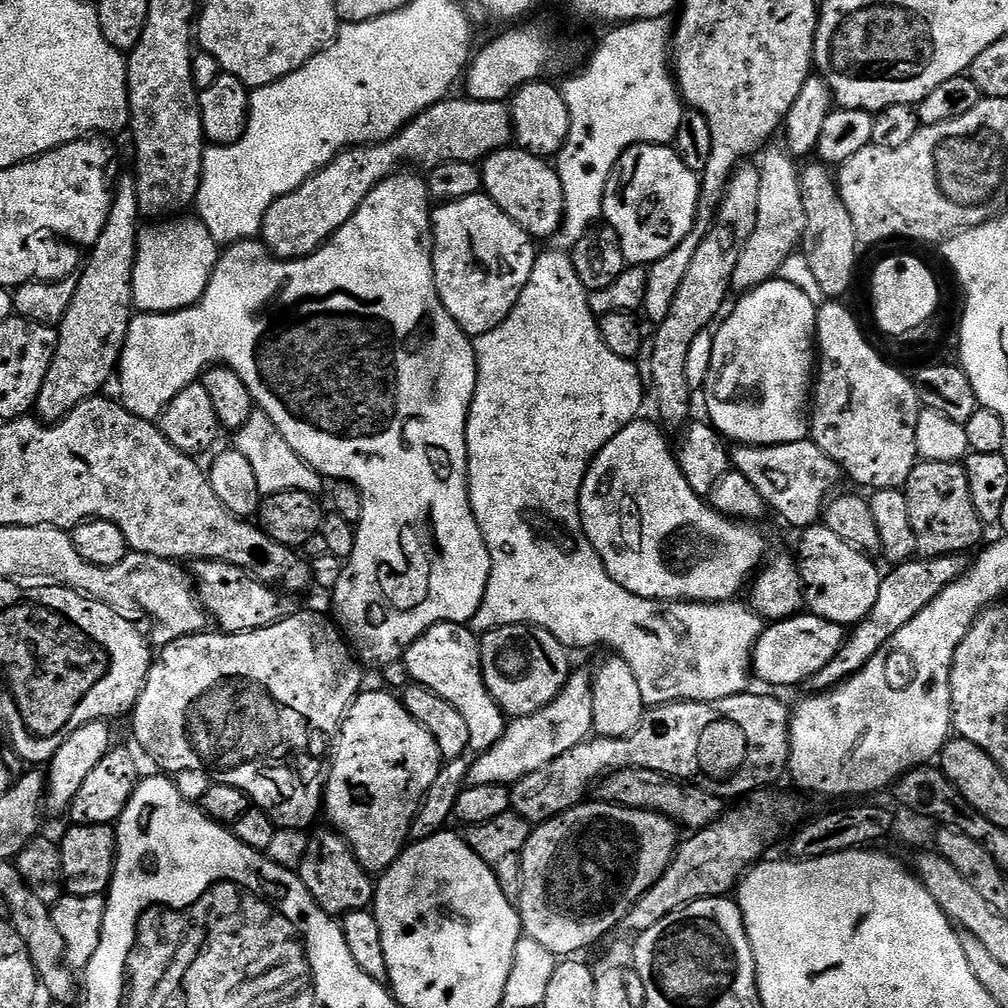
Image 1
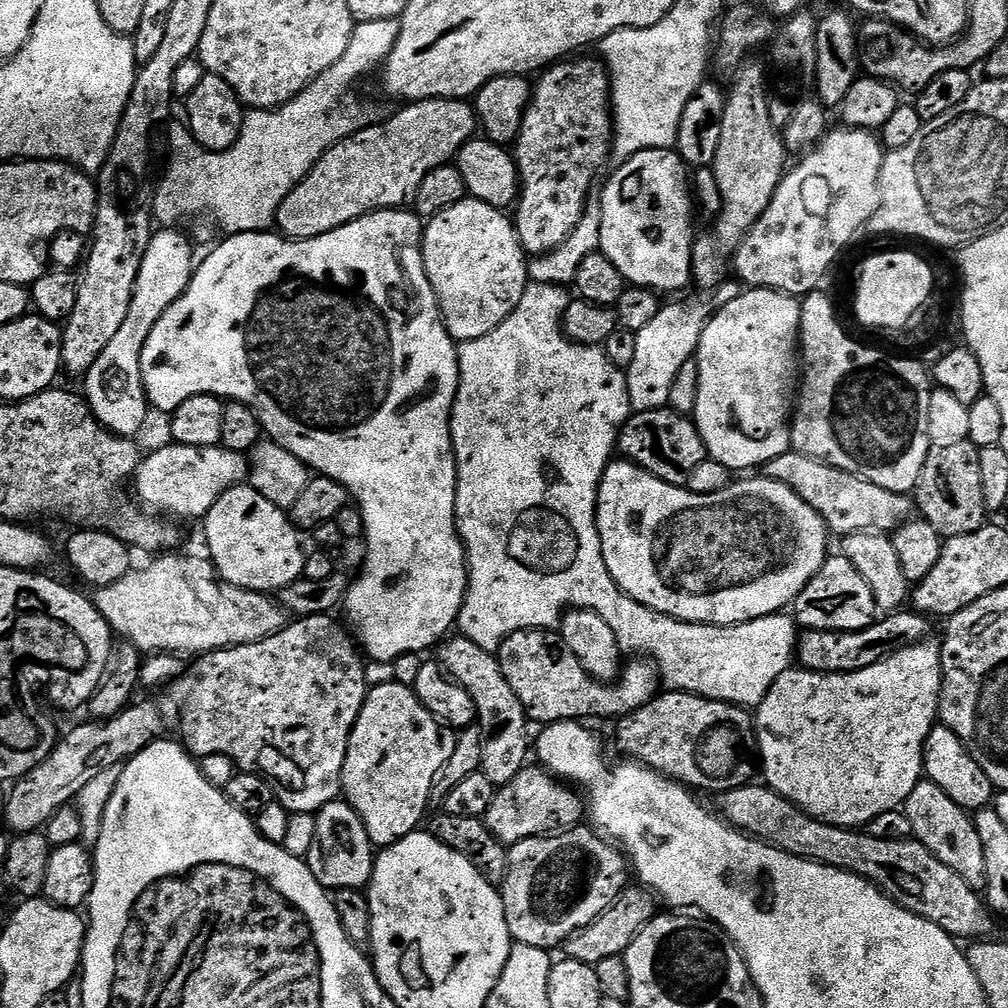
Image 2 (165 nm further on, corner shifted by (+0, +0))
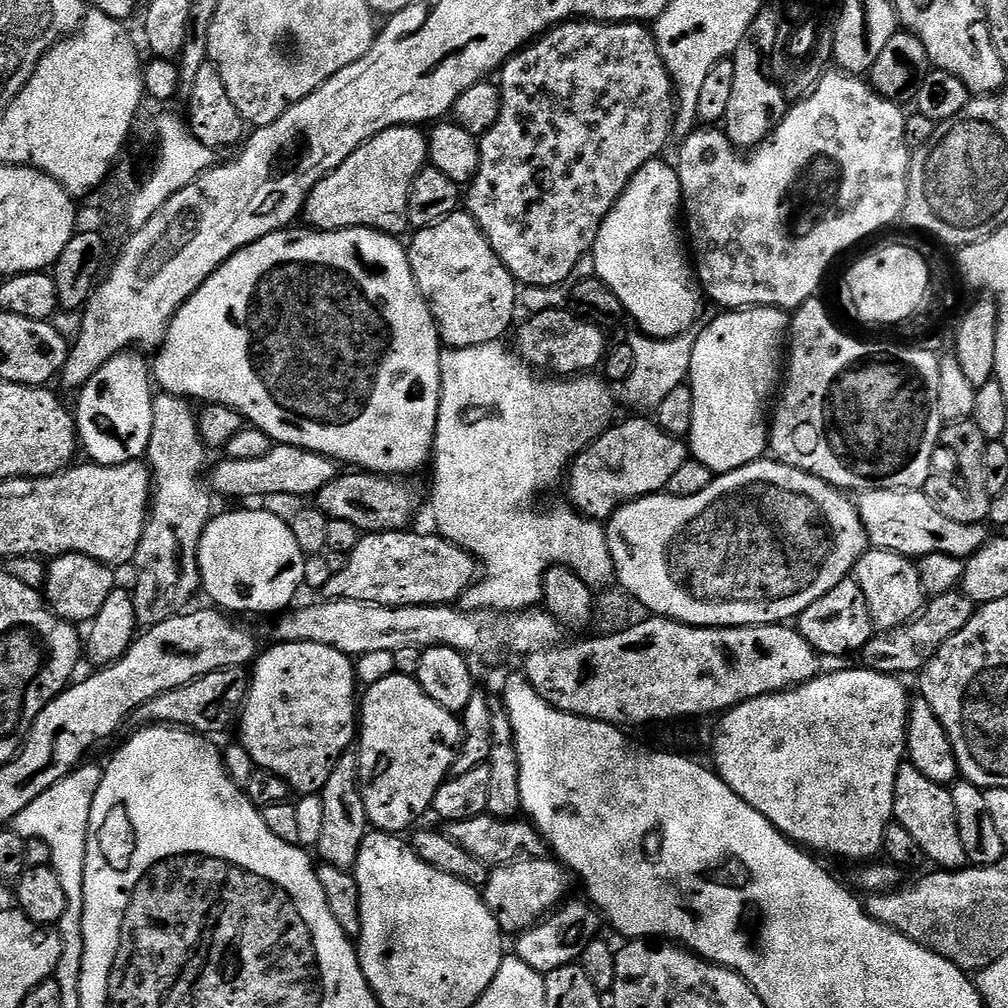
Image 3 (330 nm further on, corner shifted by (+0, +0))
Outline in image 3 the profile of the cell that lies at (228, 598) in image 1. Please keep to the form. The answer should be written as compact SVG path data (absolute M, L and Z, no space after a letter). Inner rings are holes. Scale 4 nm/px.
M401 530L398 532L369 532L361 535L358 546L347 553L348 565L337 567L322 592L330 600L374 602L391 608L405 608L411 604L442 604L452 606L472 589L478 579L478 561L466 550L439 534L427 536L424 532Z

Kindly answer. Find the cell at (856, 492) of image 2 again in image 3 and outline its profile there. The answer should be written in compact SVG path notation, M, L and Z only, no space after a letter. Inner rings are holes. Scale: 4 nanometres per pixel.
M866 488L855 497L856 509L860 511L862 524L868 535L869 545L887 552L897 552L909 558L930 554L950 554L964 560L974 555L990 539L984 524L963 524L946 518L942 510L930 502L923 490L906 488Z

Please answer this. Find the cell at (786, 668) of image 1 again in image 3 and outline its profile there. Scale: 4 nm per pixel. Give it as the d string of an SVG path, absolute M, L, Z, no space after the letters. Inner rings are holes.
M962 590L931 597L925 603L924 611L915 620L910 620L889 632L873 635L872 640L866 642L866 646L859 651L859 663L875 672L886 672L897 678L903 677L903 672L919 674L924 671L930 658L934 658L934 654L942 650L944 643L949 638L954 638L954 634L958 634L958 630L962 630L966 622L970 622L976 609L977 605L973 604Z

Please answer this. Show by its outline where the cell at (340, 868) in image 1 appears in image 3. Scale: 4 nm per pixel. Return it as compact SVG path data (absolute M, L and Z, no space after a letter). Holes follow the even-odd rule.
M349 750L338 758L323 792L319 793L322 802L323 825L322 838L318 838L314 849L315 855L323 863L339 868L355 869L356 859L360 853L362 842L370 831L366 806L360 793L360 758L355 751Z

